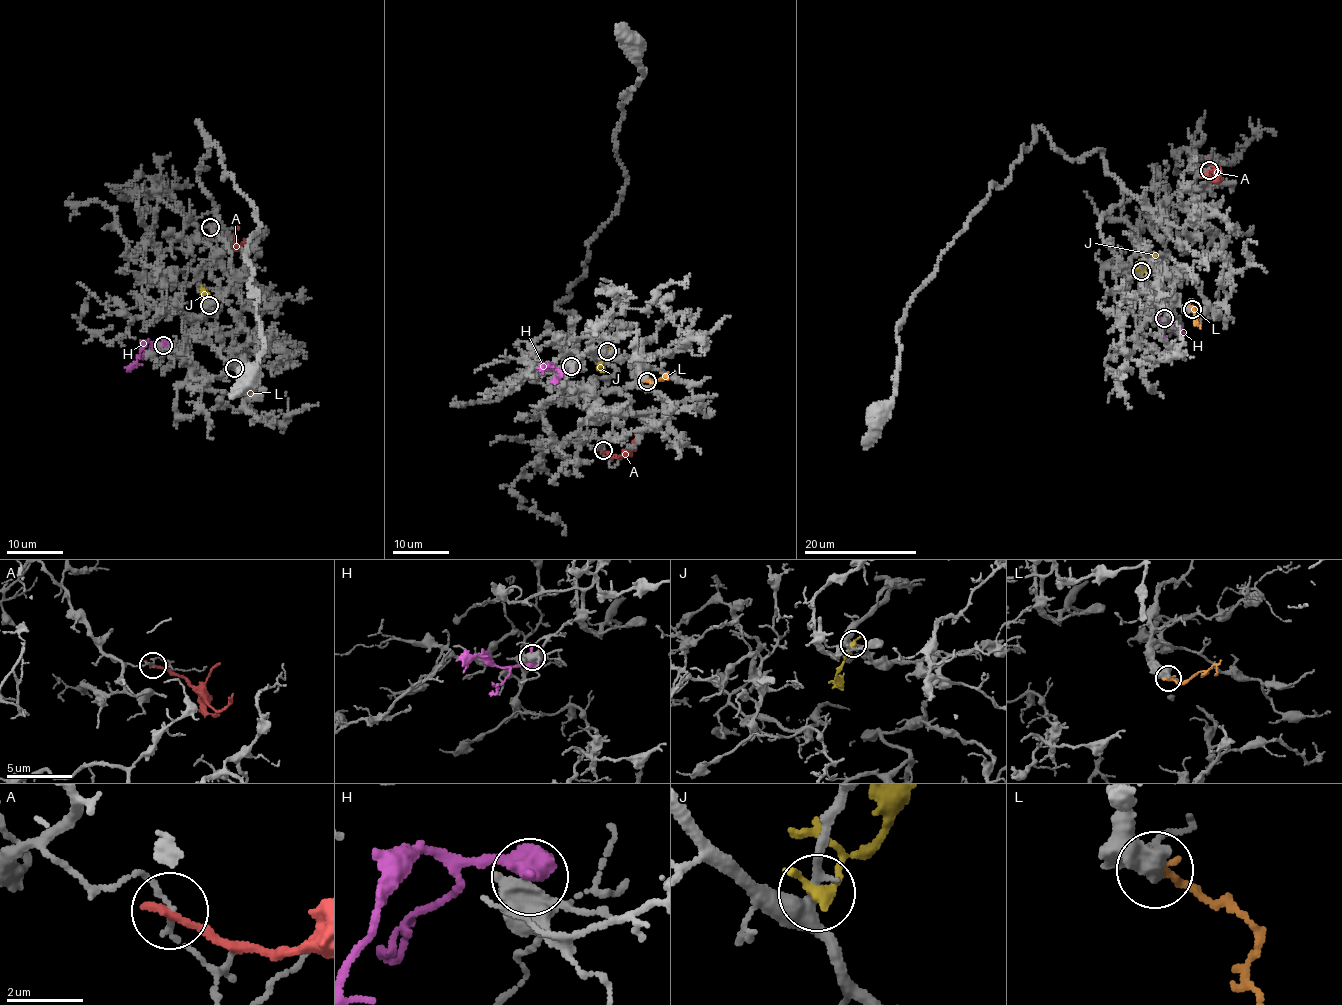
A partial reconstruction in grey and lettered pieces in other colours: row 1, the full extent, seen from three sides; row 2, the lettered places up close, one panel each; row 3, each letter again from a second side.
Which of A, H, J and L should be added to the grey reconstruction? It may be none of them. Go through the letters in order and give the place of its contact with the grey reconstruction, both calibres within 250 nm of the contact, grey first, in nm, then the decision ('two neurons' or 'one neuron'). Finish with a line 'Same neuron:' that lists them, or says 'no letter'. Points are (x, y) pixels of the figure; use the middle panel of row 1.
A: (603, 450) | 110/240 nm | two neurons
H: (571, 366) | 400/700 nm | two neurons
J: (607, 351) | 260/400 nm | two neurons
L: (647, 381) | 440/280 nm | two neurons
Same neuron: no letter

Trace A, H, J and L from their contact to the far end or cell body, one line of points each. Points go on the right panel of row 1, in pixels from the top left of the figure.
A: (1209, 170), (1213, 167), (1218, 171), (1210, 179), (1201, 176)
H: (1165, 318), (1163, 335), (1170, 352)
J: (1140, 271), (1151, 261), (1149, 251)
L: (1192, 309), (1195, 308), (1193, 312), (1201, 329)

